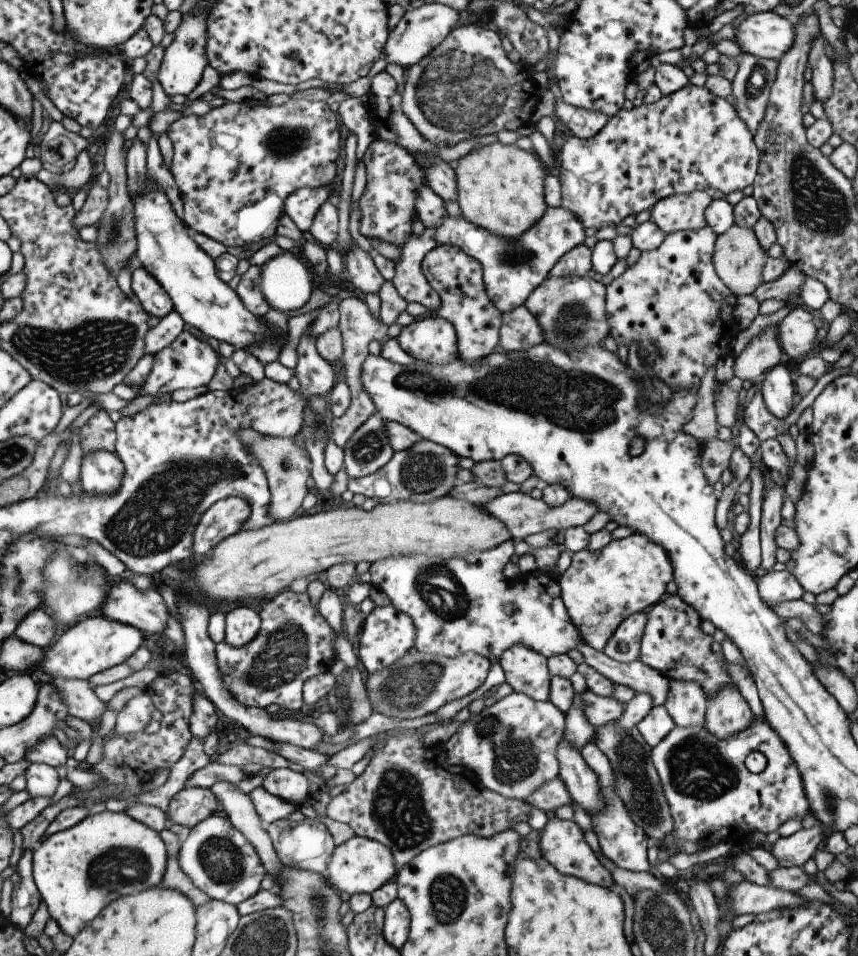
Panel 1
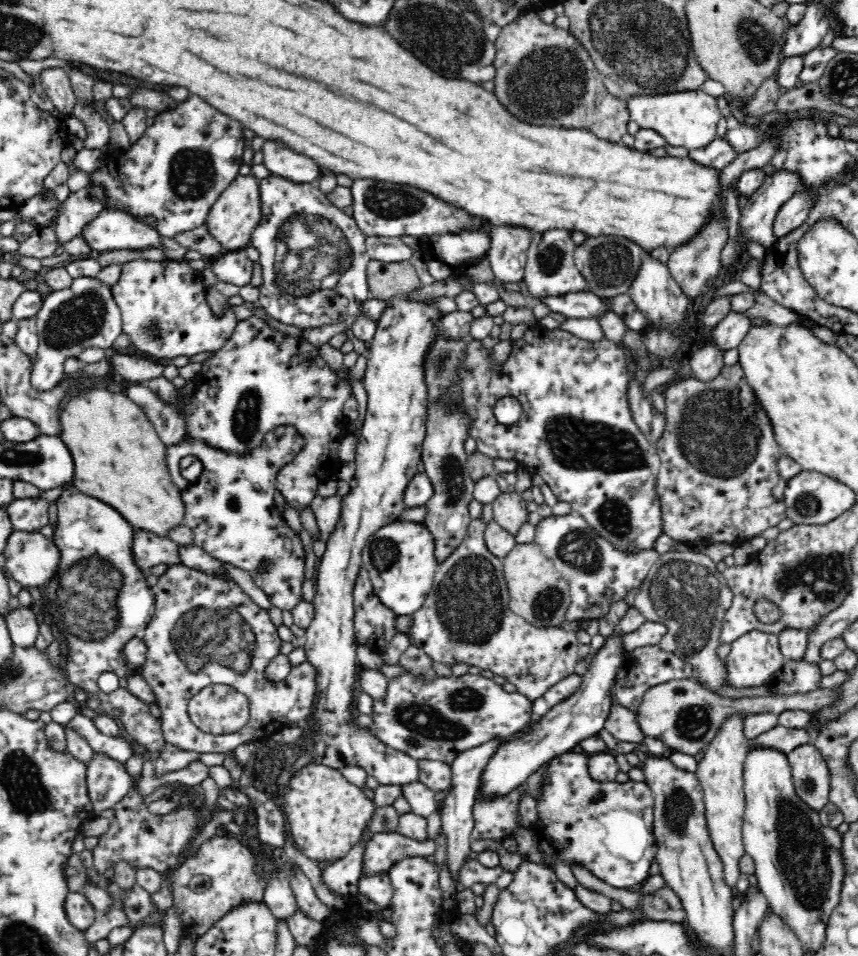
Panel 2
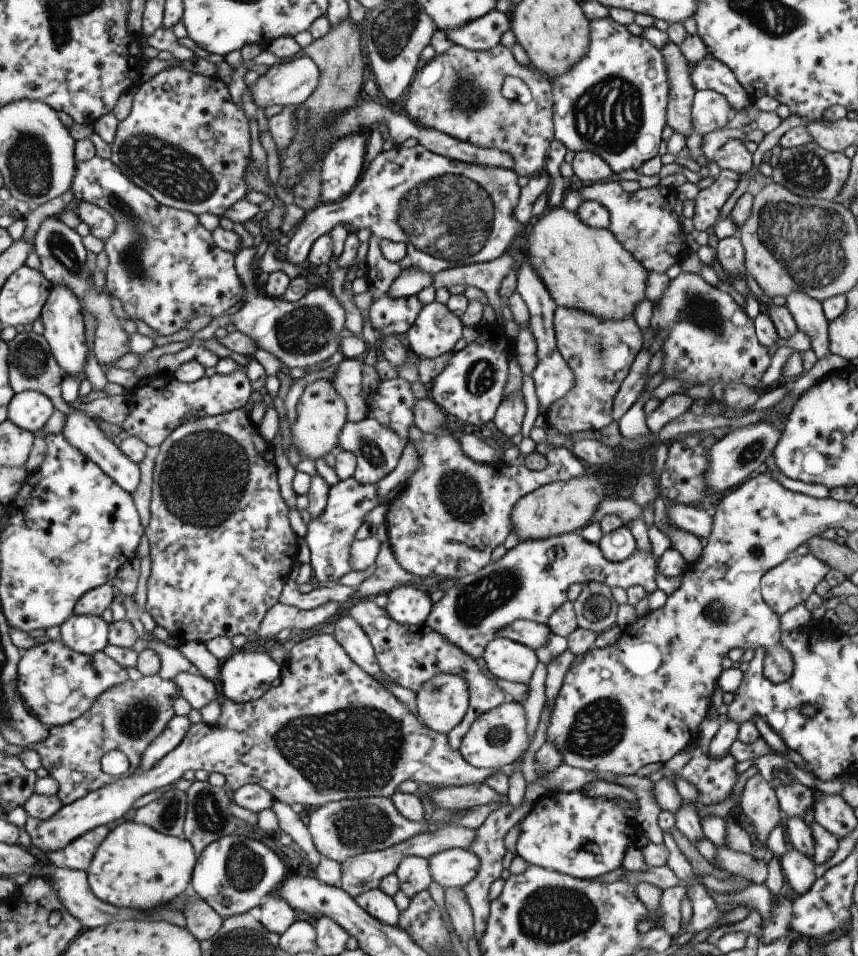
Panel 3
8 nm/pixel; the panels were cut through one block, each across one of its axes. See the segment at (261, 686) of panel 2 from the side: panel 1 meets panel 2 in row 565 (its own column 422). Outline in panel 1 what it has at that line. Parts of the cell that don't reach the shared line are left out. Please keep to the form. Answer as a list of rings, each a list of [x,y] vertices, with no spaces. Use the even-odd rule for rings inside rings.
[[[380,138],[370,141],[361,160],[366,167],[366,186],[359,199],[360,234],[370,240],[376,238],[380,242],[402,246],[412,236],[414,217],[419,218],[414,202],[418,196],[416,190],[428,186],[424,170],[406,148]]]

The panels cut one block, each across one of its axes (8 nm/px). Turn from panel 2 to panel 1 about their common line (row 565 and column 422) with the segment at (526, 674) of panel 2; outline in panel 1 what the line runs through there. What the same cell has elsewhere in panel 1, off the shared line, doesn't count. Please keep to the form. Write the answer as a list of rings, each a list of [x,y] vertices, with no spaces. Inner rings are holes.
[[[420,437],[412,448],[395,452],[394,456],[374,474],[358,480],[349,477],[347,488],[353,495],[362,494],[366,498],[372,498],[378,505],[408,500],[429,503],[448,496],[448,492],[457,485],[458,470],[460,462],[454,452]]]

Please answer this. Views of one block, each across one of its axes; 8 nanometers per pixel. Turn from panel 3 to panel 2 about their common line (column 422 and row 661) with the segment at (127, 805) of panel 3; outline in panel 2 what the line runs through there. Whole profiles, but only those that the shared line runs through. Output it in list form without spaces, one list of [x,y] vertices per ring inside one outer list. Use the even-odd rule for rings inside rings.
[[[752,630],[740,636],[732,645],[730,654],[724,660],[727,670],[727,685],[734,688],[750,688],[766,685],[784,666],[785,657],[779,648],[777,634]]]

